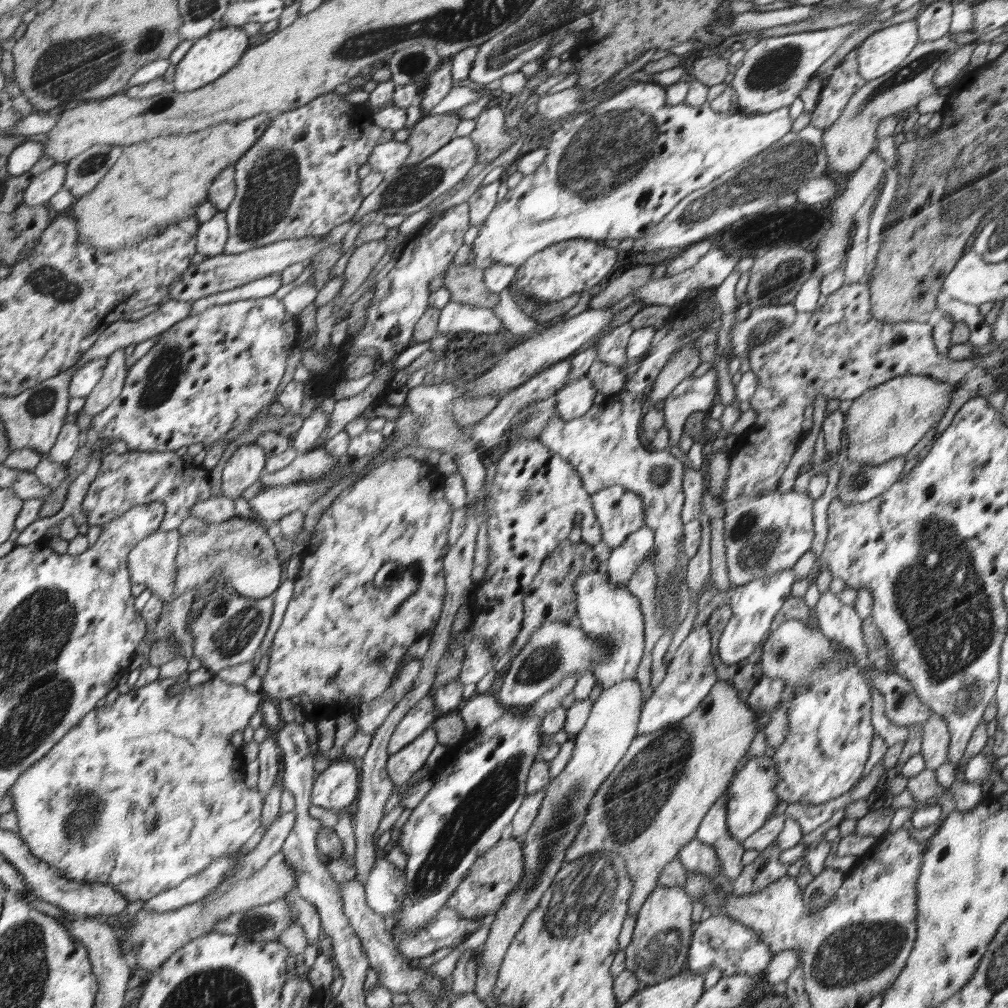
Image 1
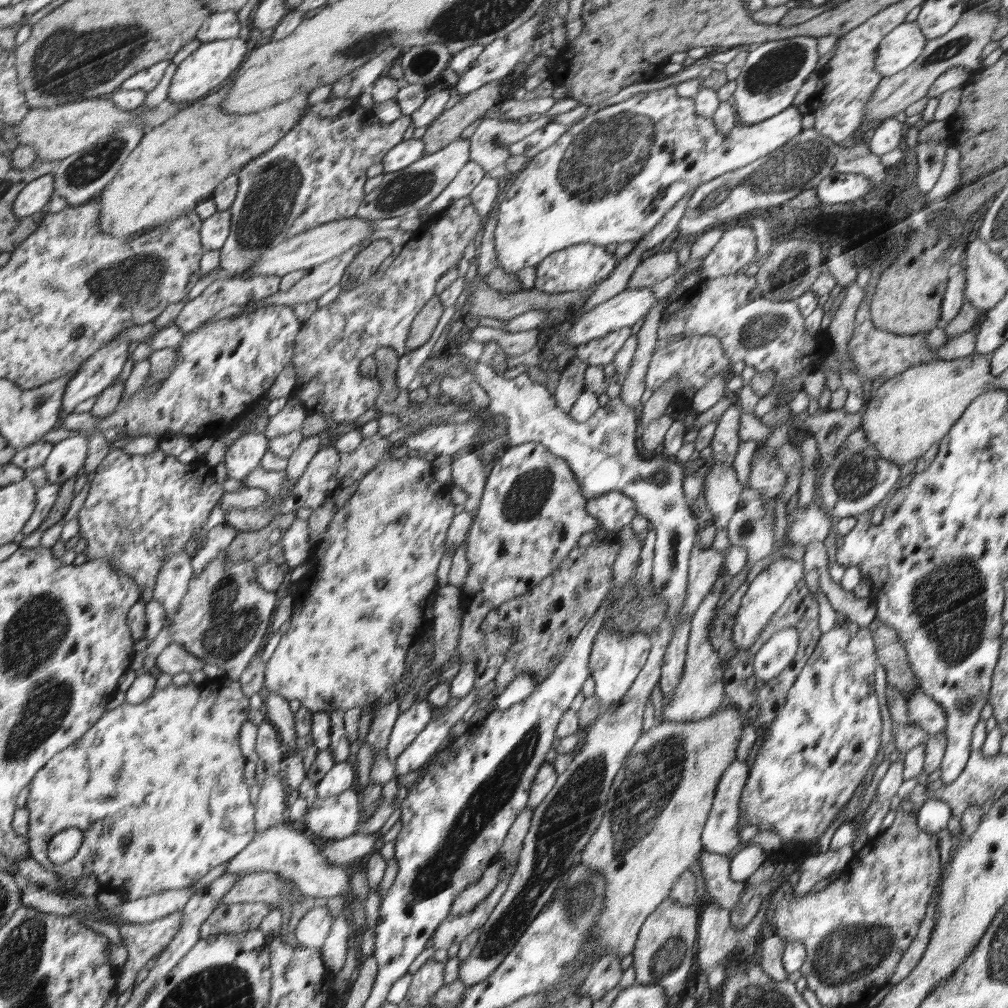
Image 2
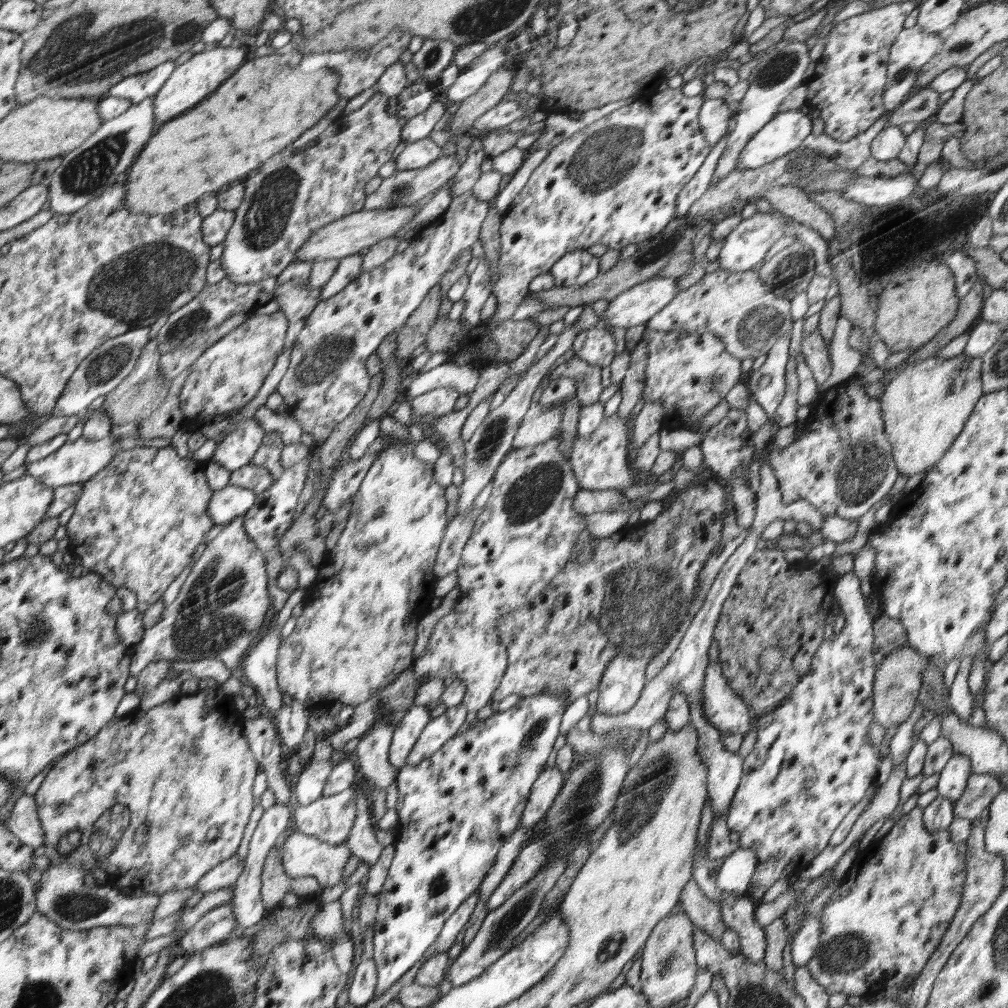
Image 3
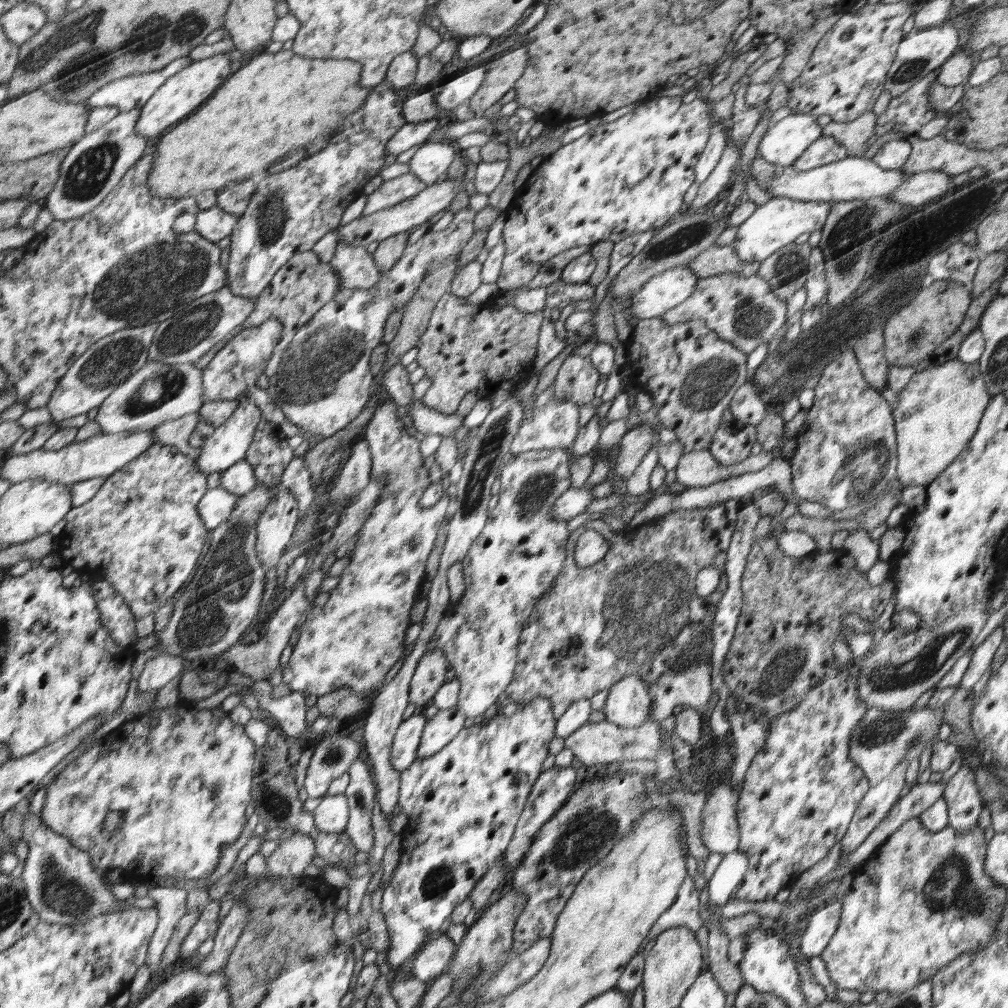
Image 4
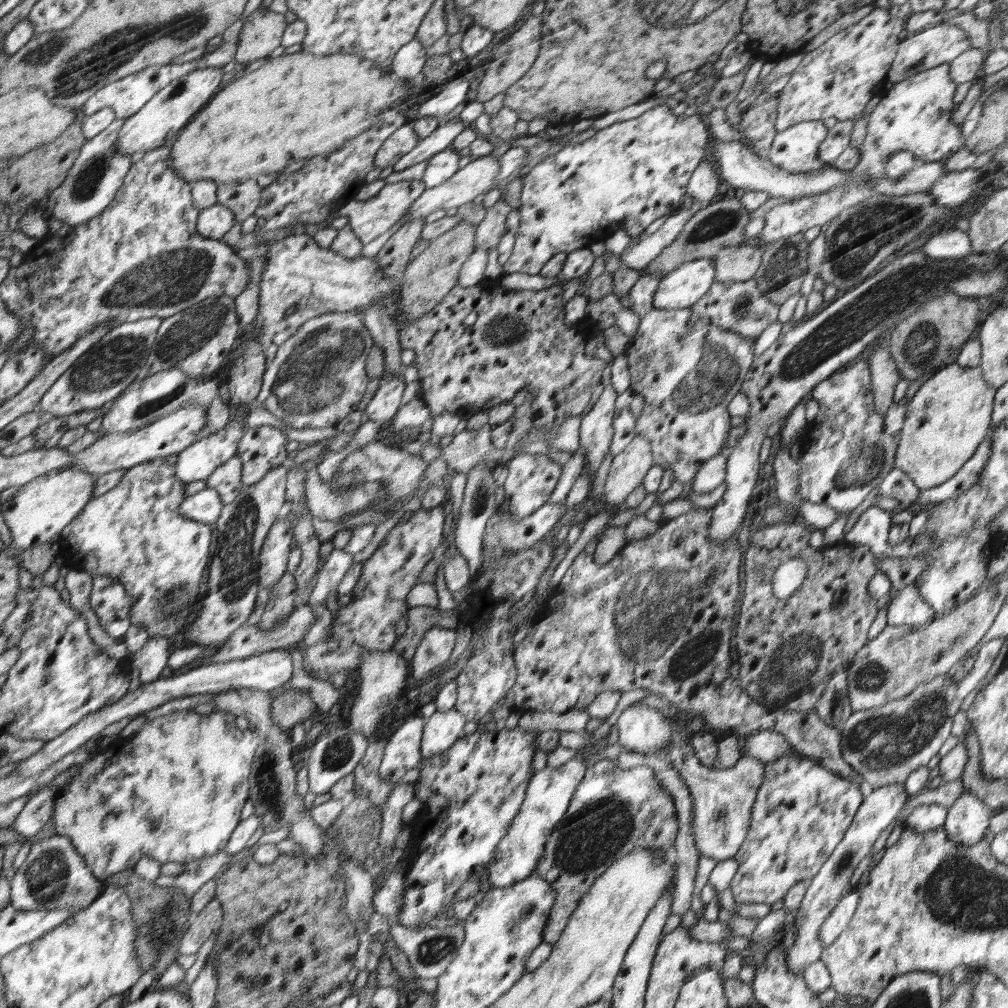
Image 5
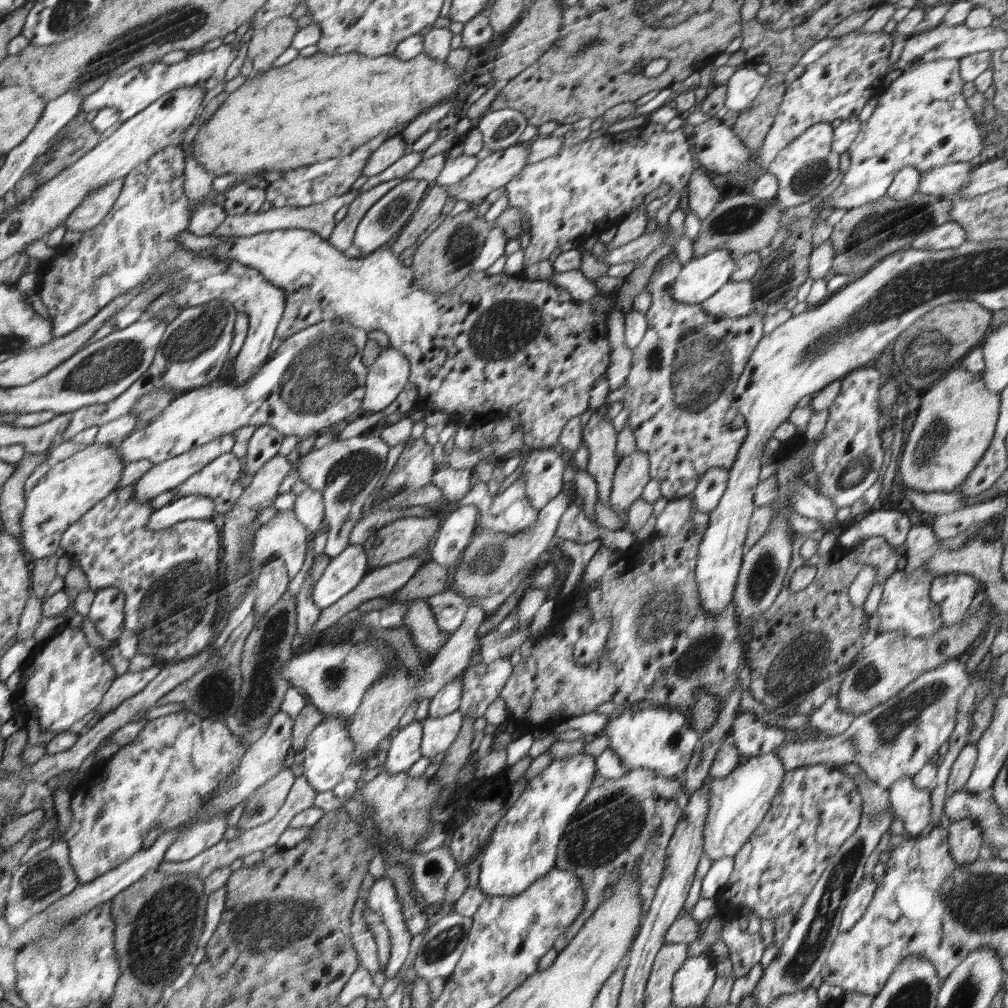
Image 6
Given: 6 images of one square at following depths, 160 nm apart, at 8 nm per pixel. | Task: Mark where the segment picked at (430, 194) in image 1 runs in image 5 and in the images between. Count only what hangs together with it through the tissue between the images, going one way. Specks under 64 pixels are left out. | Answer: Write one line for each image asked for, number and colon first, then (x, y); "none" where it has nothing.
2: (417, 185)
3: (404, 188)
4: (391, 192)
5: (368, 219)

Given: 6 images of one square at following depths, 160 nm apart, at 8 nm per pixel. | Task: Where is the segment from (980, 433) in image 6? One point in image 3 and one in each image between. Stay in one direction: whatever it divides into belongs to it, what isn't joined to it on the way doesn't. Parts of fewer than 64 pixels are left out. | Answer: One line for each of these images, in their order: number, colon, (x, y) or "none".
3: (925, 407)
4: (938, 412)
5: (948, 417)

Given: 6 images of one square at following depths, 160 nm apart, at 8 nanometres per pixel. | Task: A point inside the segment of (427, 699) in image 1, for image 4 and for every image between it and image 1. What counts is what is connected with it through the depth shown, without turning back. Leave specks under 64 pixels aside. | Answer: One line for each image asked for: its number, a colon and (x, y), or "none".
2: (409, 724)
3: (406, 732)
4: (408, 736)

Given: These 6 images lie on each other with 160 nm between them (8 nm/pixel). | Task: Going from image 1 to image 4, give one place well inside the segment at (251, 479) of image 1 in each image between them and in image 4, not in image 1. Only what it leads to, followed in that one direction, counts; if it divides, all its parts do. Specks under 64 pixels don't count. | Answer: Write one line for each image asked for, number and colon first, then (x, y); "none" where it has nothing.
2: (245, 454)
3: (237, 449)
4: (228, 444)

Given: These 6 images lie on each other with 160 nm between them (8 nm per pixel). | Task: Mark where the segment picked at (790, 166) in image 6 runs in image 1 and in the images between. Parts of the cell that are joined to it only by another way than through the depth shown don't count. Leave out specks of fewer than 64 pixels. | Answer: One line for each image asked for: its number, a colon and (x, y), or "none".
1: (615, 171)
2: (610, 178)
3: (785, 132)
4: (784, 142)
5: (795, 150)

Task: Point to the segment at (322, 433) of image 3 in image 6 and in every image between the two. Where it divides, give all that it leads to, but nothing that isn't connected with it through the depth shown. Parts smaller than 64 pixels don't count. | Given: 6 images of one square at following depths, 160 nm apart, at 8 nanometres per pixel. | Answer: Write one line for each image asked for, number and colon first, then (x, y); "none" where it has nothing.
4: (321, 386)
5: (318, 376)
6: (315, 378)

